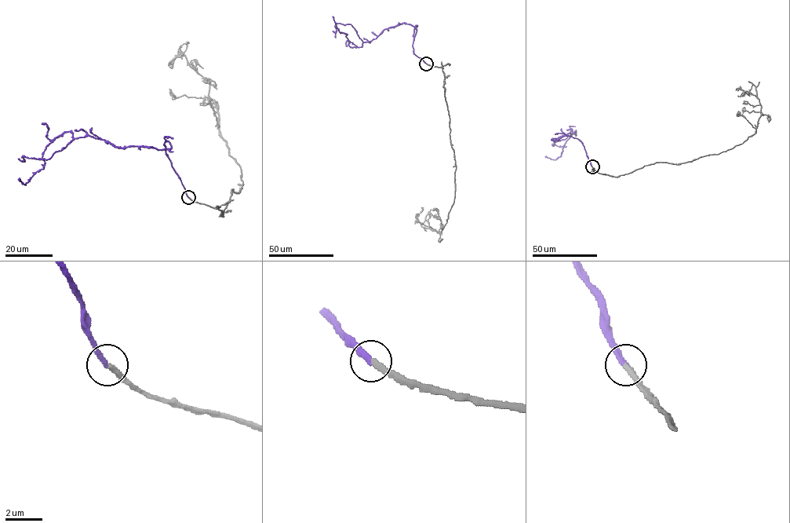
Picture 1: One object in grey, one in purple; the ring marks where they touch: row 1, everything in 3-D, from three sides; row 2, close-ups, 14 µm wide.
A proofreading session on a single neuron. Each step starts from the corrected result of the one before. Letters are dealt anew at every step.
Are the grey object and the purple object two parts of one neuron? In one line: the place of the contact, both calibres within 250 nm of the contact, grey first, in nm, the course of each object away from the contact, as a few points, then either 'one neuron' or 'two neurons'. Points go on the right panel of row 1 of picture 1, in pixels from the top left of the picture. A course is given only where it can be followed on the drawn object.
at (592, 166); 280 nm thick on the grey side, 280 nm on the other; grey runs (592, 166), (617, 177), (742, 144), (755, 133), (761, 104), (753, 85), (747, 93), (736, 89); purple runs (592, 166), (577, 138), (566, 136), (552, 139), (576, 130), (560, 156), (555, 159), (544, 157); one neuron

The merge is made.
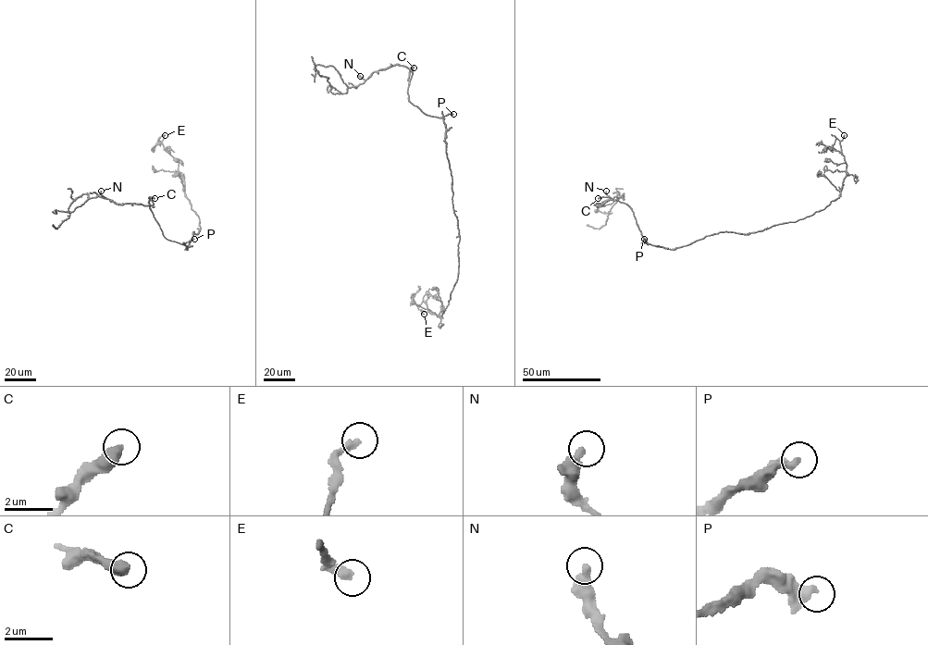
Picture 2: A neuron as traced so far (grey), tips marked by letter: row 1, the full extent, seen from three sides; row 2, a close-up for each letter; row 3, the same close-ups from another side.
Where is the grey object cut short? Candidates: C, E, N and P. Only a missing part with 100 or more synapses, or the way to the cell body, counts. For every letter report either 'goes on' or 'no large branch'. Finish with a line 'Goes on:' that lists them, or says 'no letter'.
C: no large branch
E: goes on
N: no large branch
P: no large branch
Goes on: E

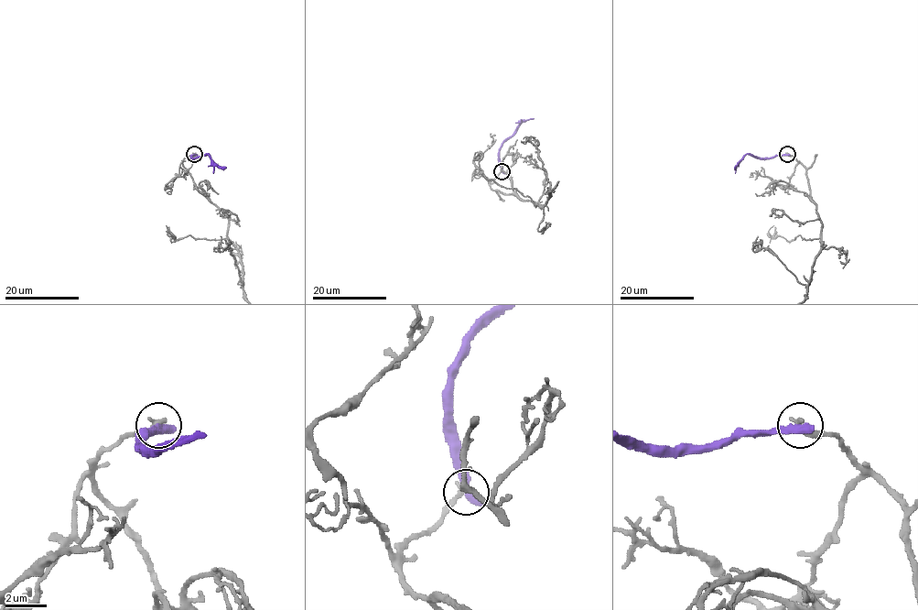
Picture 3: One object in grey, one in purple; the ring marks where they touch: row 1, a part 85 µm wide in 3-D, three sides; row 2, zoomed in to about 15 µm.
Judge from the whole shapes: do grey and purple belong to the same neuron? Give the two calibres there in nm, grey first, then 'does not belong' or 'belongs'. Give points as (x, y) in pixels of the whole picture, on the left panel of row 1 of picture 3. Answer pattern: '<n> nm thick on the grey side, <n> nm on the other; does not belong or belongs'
280 nm thick on the grey side, 500 nm on the other; does not belong

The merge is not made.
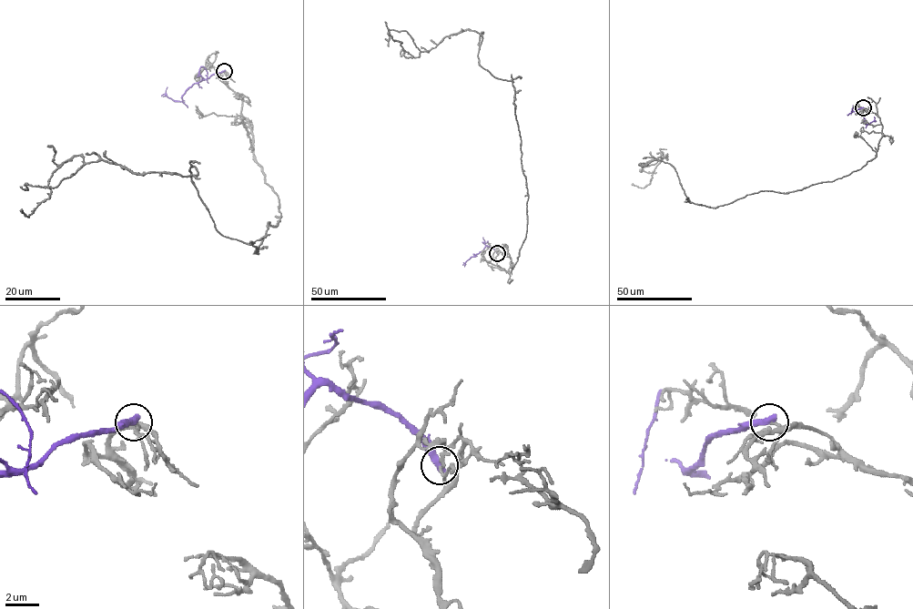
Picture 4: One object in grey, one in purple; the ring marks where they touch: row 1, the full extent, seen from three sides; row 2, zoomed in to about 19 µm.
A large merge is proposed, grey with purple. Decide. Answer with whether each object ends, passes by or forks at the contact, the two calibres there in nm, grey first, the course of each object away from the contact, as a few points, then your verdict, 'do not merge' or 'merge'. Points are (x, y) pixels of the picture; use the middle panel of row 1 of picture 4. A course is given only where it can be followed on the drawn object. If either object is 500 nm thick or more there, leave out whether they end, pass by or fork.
120/500 nm | grey via (497, 253), (510, 272), (526, 231), (512, 82), (479, 64), (475, 31), (414, 57), (385, 21) | purple via (497, 253), (486, 246), (465, 264) | do not merge

